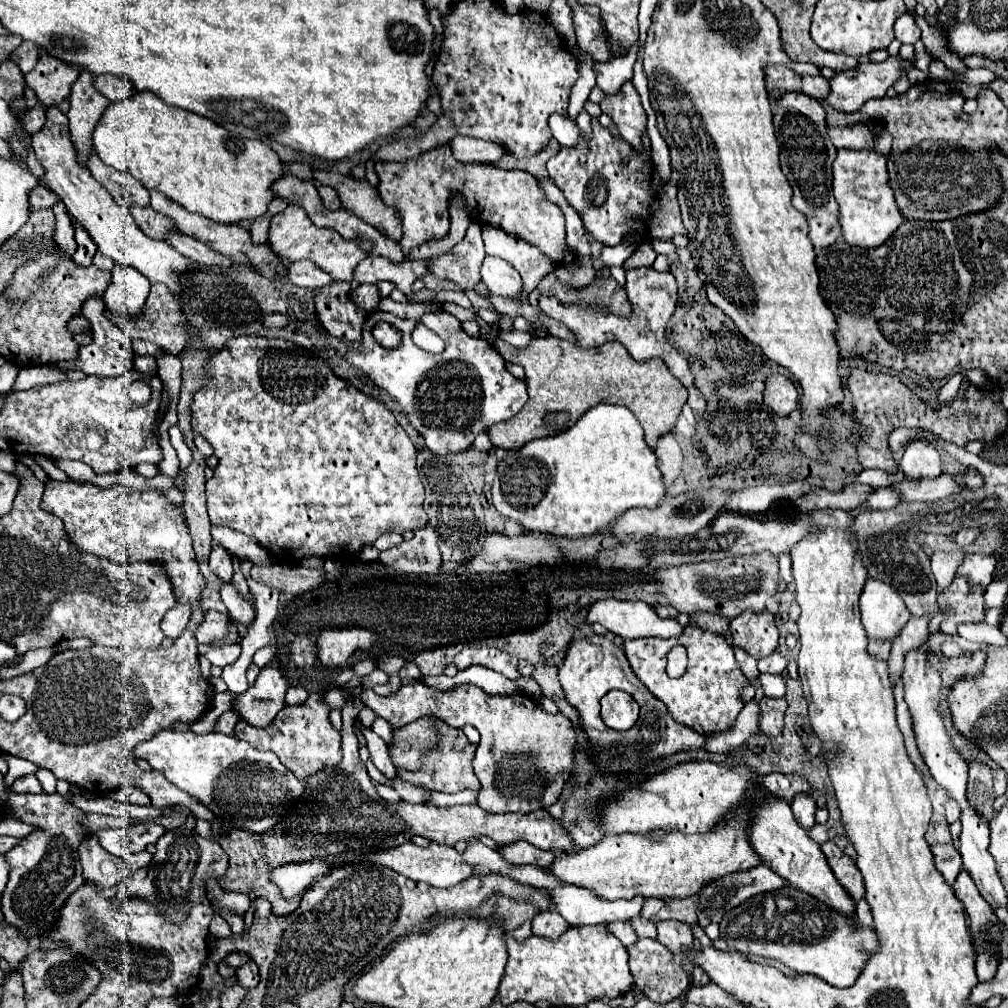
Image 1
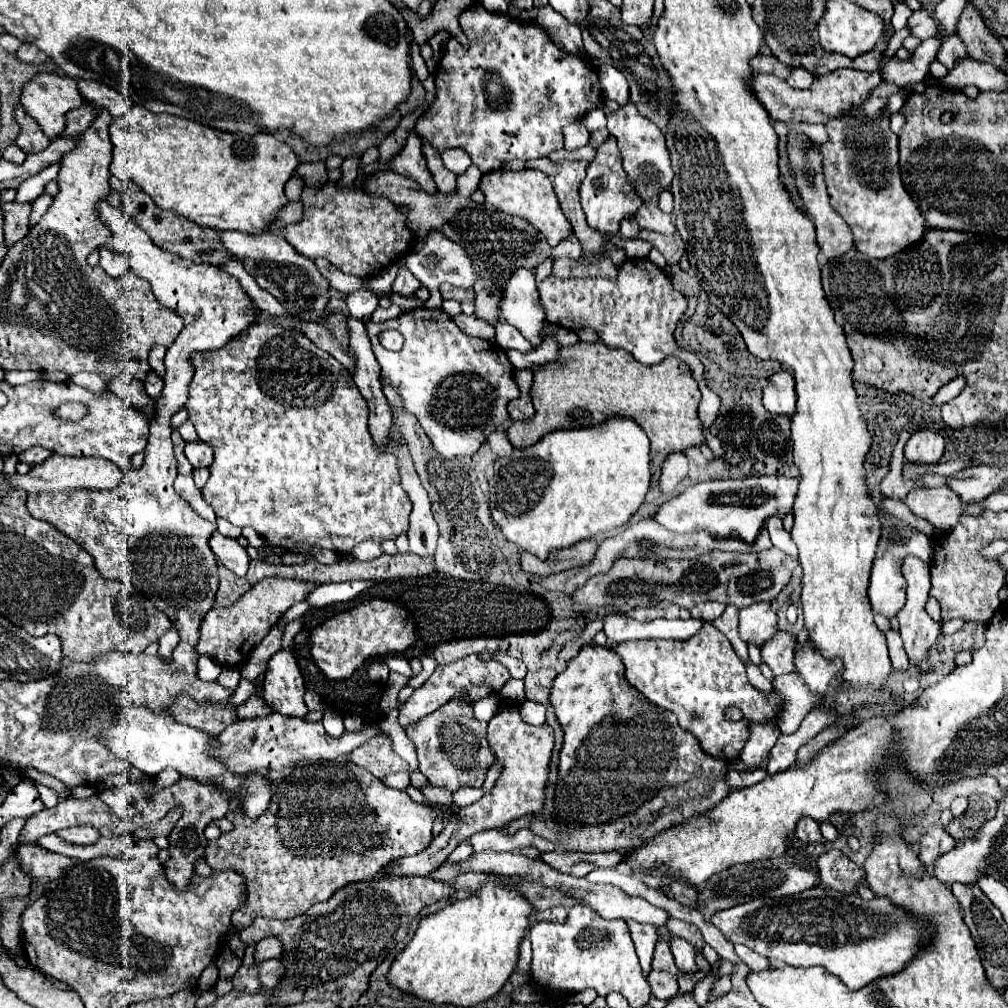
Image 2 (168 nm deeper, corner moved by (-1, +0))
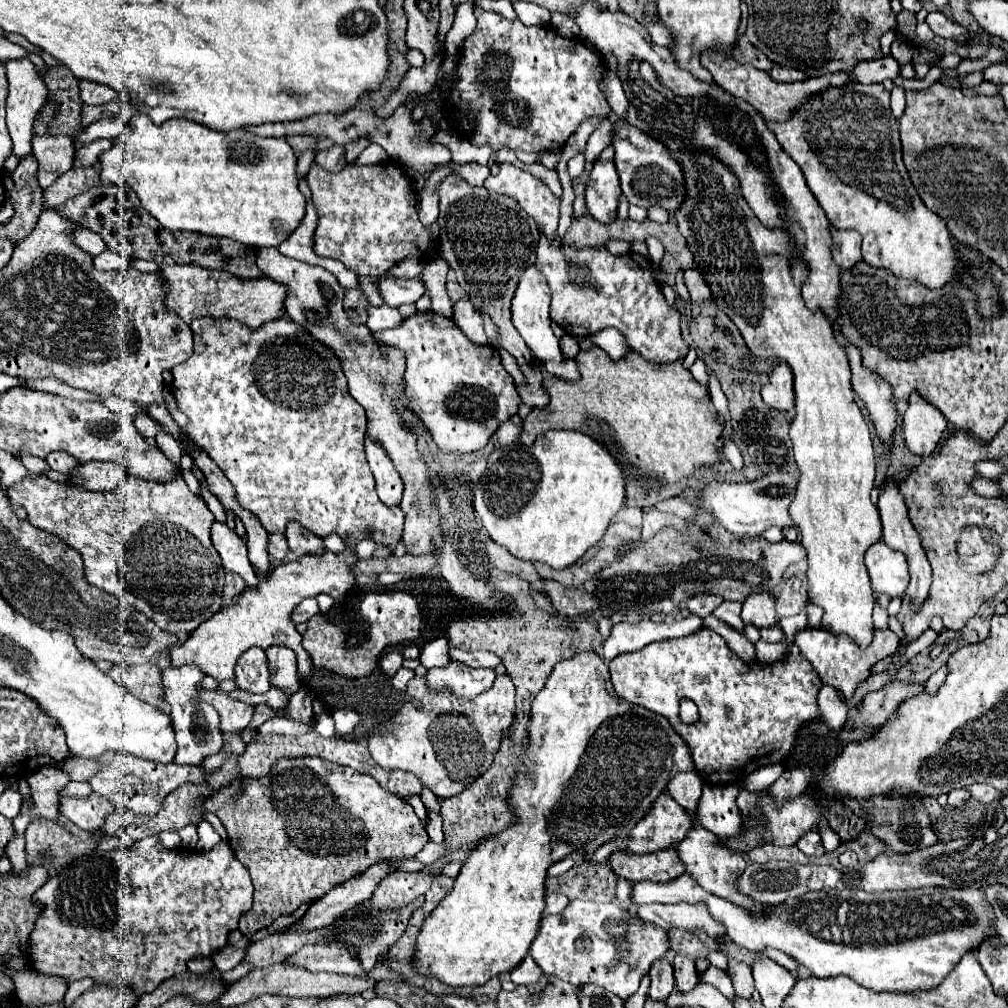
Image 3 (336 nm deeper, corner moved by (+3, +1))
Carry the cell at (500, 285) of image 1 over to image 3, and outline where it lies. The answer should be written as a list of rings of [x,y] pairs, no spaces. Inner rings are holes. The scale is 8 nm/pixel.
[[[528,267],[516,287],[516,293],[514,293],[514,299],[512,299],[512,323],[514,327],[518,329],[518,333],[522,335],[522,339],[526,341],[528,349],[532,351],[532,355],[544,363],[544,369],[550,373],[550,375],[556,375],[556,377],[562,377],[562,379],[570,379],[570,381],[576,381],[580,375],[578,375],[578,369],[576,369],[576,363],[572,359],[564,359],[562,363],[562,351],[560,351],[560,345],[558,345],[558,339],[554,337],[552,329],[550,329],[550,317],[548,317],[548,305],[550,305],[550,289],[548,289],[548,283],[546,279],[532,267]]]

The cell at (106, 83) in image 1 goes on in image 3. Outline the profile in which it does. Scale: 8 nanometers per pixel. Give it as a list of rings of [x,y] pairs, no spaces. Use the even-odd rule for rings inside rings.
[[[80,81],[80,99],[86,105],[104,105],[104,103],[116,101],[118,95],[112,87],[98,85],[94,81]]]

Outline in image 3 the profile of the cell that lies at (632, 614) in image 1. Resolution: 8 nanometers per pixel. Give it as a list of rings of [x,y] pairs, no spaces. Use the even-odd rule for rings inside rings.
[[[690,615],[686,619],[678,619],[676,623],[650,621],[650,619],[640,621],[636,625],[618,623],[612,627],[610,637],[604,641],[604,659],[610,661],[620,653],[638,651],[654,641],[686,637],[690,633],[696,633],[698,629],[702,629],[702,619],[696,615]]]

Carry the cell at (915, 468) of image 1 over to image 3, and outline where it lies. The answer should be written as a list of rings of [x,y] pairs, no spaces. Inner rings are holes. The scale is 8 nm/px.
[[[912,393],[902,425],[906,447],[914,455],[928,457],[934,453],[944,429],[946,429],[944,415],[936,407],[920,399],[918,393]]]

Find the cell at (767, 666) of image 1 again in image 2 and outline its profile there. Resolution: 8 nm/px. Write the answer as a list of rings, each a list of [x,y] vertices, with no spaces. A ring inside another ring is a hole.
[[[778,632],[762,646],[762,658],[770,666],[774,676],[794,672],[794,650],[796,650],[796,636],[790,632]]]

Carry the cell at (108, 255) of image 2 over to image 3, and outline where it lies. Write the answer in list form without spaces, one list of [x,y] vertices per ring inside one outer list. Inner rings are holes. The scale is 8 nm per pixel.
[[[78,229],[74,235],[74,243],[90,255],[100,255],[102,251],[106,251],[106,243],[102,241],[102,237],[92,233],[90,229]]]

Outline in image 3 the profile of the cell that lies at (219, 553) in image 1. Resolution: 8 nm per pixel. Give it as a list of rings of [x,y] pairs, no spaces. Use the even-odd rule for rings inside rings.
[[[212,523],[212,545],[220,553],[226,571],[238,573],[246,581],[246,587],[254,587],[258,583],[256,571],[248,561],[246,541],[242,541],[226,523]]]

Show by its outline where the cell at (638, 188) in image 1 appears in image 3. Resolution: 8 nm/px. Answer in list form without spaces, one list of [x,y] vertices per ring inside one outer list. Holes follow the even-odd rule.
[[[610,157],[594,161],[584,193],[588,213],[600,223],[612,223],[616,219],[620,195],[622,189],[620,189],[620,179],[614,161]]]

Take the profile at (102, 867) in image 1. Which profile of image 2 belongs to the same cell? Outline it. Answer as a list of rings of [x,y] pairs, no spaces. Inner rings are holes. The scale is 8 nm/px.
[[[72,826],[68,830],[60,830],[60,834],[64,840],[72,842],[72,844],[94,844],[100,838],[100,832],[94,826]]]

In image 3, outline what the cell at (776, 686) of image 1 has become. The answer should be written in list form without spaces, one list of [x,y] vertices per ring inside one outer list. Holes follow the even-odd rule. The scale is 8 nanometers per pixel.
[[[802,629],[800,633],[796,633],[794,643],[800,647],[802,657],[806,661],[810,661],[810,665],[814,667],[814,671],[818,673],[818,677],[822,679],[822,683],[840,689],[844,693],[844,697],[850,699],[852,693],[854,693],[854,689],[856,689],[856,685],[862,683],[870,675],[870,667],[876,661],[888,657],[892,651],[896,651],[896,647],[898,647],[898,635],[892,633],[890,629],[888,631],[876,629],[874,641],[870,643],[870,647],[866,651],[858,649],[856,643],[850,637],[842,637],[842,635],[834,637],[834,635],[826,633],[824,629]]]

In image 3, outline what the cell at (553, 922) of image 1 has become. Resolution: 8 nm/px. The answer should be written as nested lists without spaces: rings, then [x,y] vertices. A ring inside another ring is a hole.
[[[552,893],[546,897],[546,909],[544,909],[544,915],[556,915],[556,913],[562,913],[562,909],[568,905],[568,899],[560,893]]]

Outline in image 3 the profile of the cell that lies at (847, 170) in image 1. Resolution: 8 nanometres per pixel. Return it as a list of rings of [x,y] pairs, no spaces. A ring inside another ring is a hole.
[[[850,83],[836,89],[826,89],[822,95],[814,95],[800,109],[796,109],[794,117],[786,123],[768,123],[768,127],[776,133],[782,149],[800,165],[808,187],[818,199],[820,207],[826,211],[830,223],[838,229],[856,229],[864,239],[864,261],[872,267],[884,267],[898,277],[920,281],[930,289],[944,287],[948,281],[962,277],[964,283],[974,289],[978,295],[978,313],[982,317],[994,317],[1000,313],[996,301],[996,289],[988,277],[982,277],[980,271],[968,273],[960,265],[954,253],[954,241],[946,229],[946,223],[932,211],[926,209],[922,199],[918,197],[906,167],[902,163],[900,137],[898,137],[898,121],[890,113],[890,93],[882,85],[864,85]],[[878,147],[888,147],[886,159],[878,157]]]

